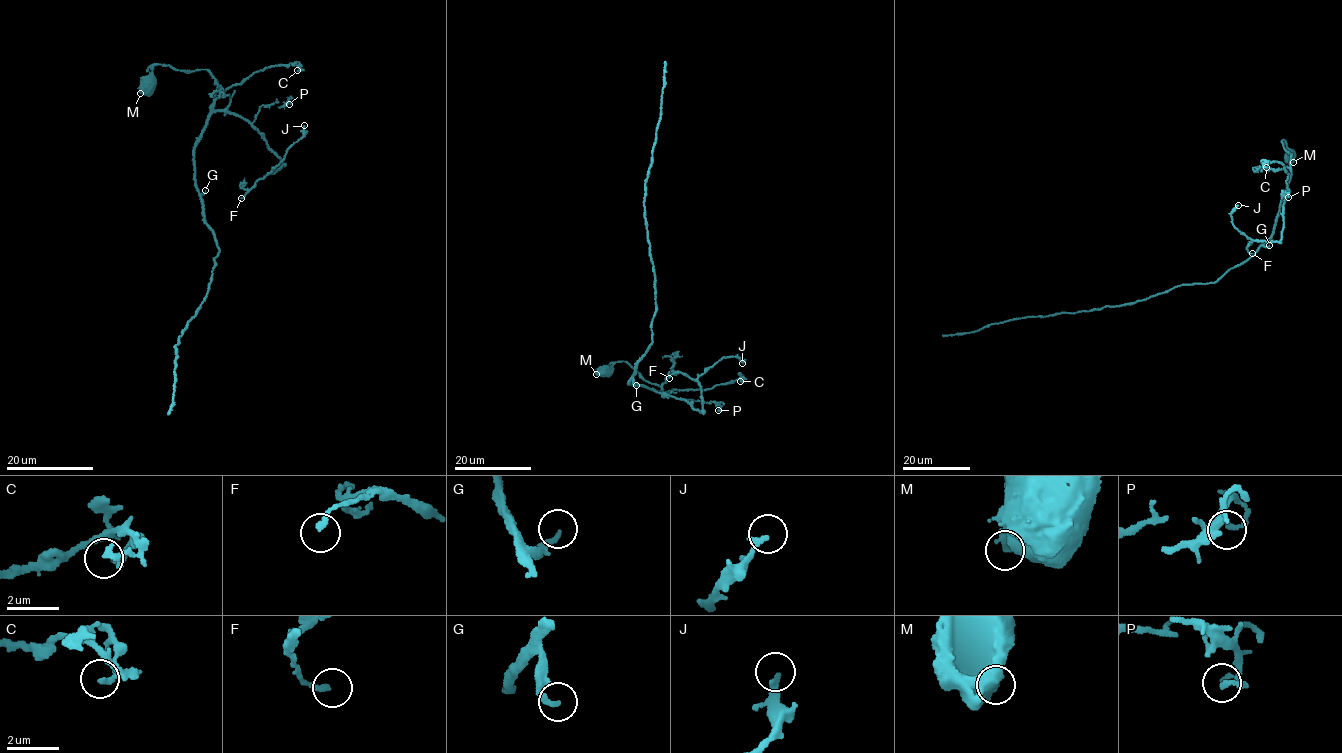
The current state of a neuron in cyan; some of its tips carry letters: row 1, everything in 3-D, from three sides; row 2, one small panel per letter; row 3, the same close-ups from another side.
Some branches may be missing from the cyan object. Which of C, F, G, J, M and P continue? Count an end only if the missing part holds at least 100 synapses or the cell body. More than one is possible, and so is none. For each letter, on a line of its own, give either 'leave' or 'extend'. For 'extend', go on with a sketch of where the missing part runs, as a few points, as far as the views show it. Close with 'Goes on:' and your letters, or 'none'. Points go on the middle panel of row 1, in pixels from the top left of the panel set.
C: leave
F: leave
G: leave
J: leave
M: leave
P: leave
Goes on: none

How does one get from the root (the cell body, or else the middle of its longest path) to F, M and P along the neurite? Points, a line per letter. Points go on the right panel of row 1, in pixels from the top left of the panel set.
F: (1216, 280), (1245, 261), (1270, 236), (1287, 189), (1281, 239), (1254, 240), (1247, 248), (1247, 252), (1252, 253)
M: (1216, 280), (1245, 261), (1272, 233), (1291, 173), (1292, 153), (1285, 150), (1282, 140), (1291, 153), (1293, 162)
P: (1216, 280), (1245, 261), (1270, 236), (1287, 189), (1284, 204), (1286, 193), (1283, 193), (1288, 193), (1288, 197)

